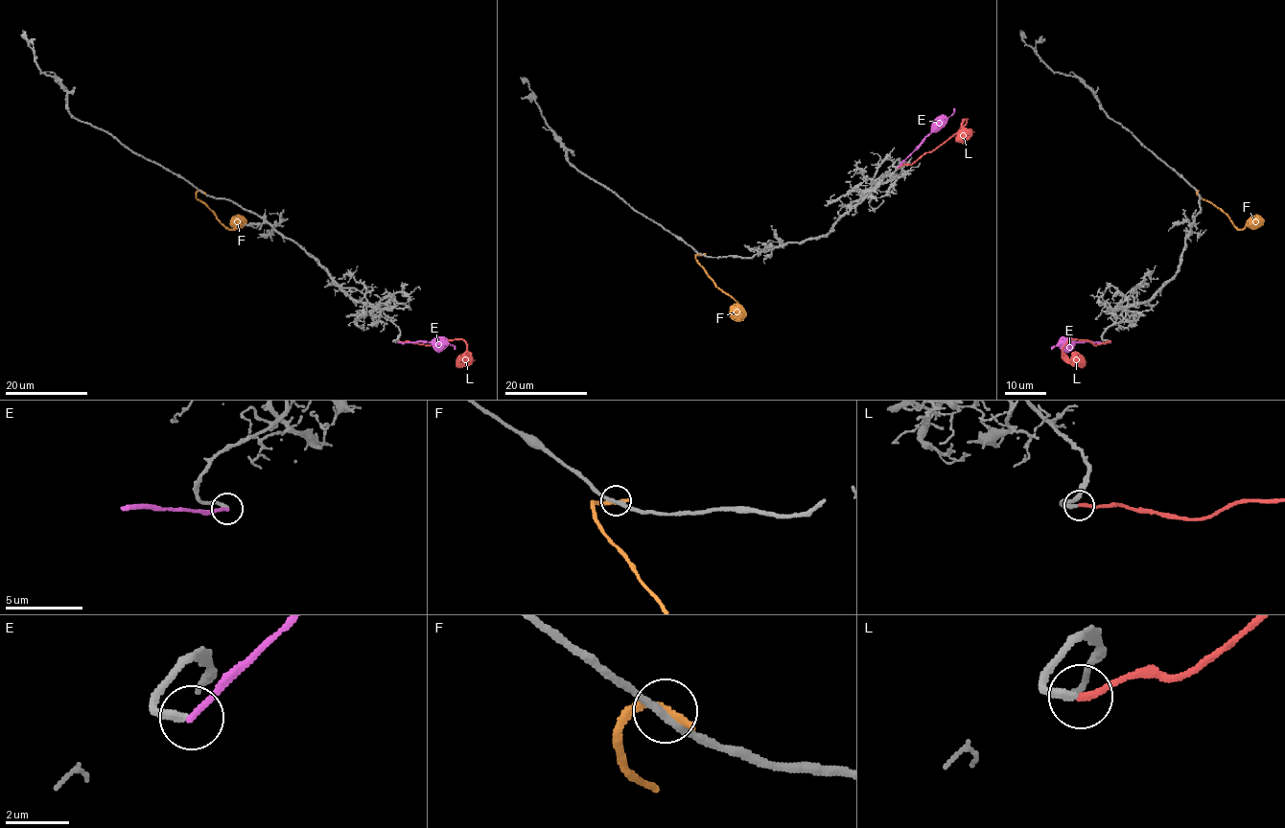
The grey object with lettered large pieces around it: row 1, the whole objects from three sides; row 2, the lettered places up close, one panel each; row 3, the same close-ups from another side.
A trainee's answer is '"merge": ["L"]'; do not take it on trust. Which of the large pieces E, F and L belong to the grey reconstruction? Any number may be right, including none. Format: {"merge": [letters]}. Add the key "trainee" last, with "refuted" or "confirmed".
{"merge": ["L"], "trainee": "confirmed"}

